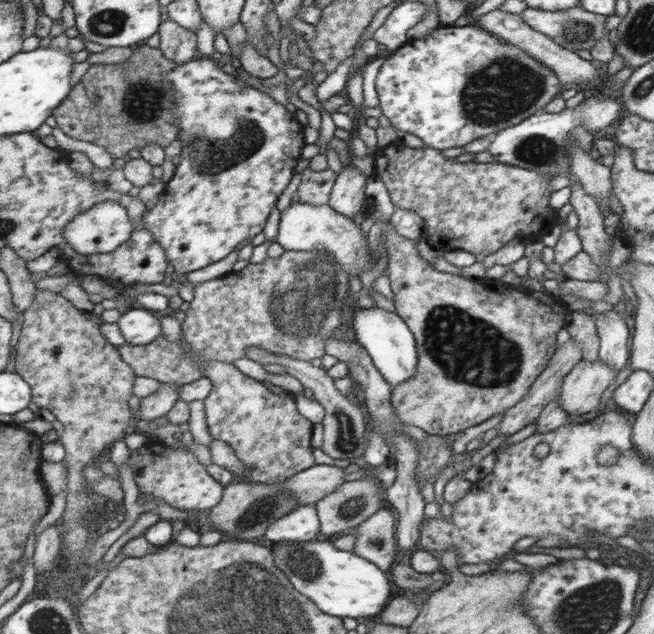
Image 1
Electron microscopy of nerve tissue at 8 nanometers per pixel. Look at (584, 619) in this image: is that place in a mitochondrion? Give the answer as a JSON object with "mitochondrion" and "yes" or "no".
{"mitochondrion":"yes"}

